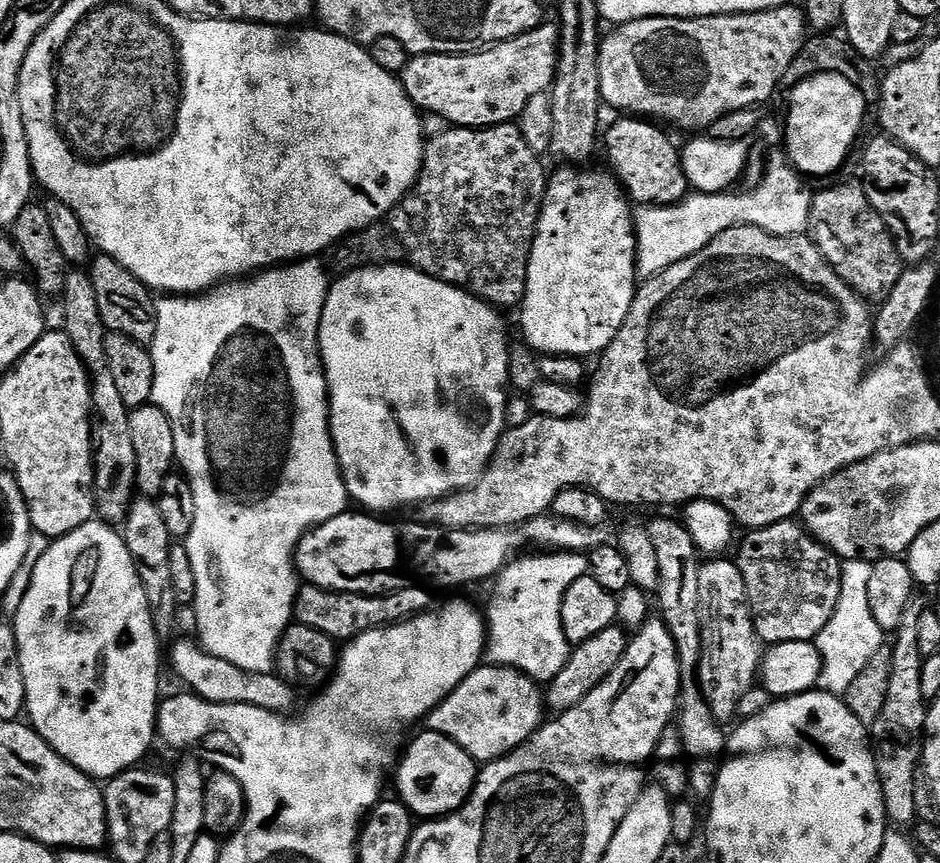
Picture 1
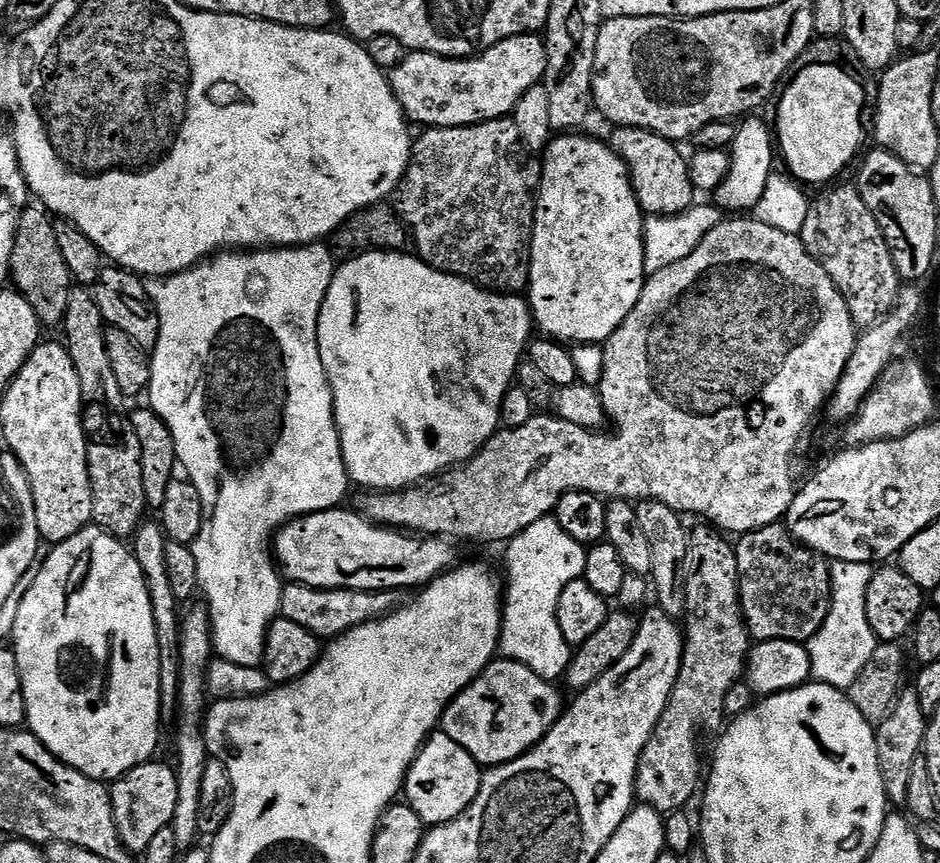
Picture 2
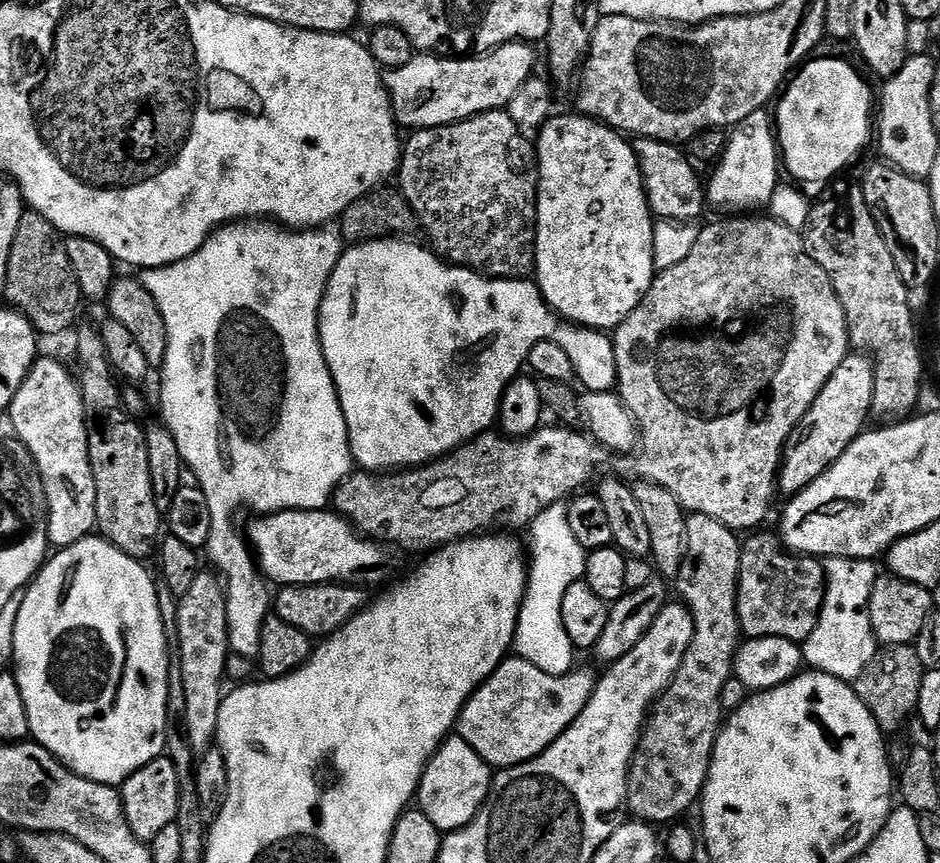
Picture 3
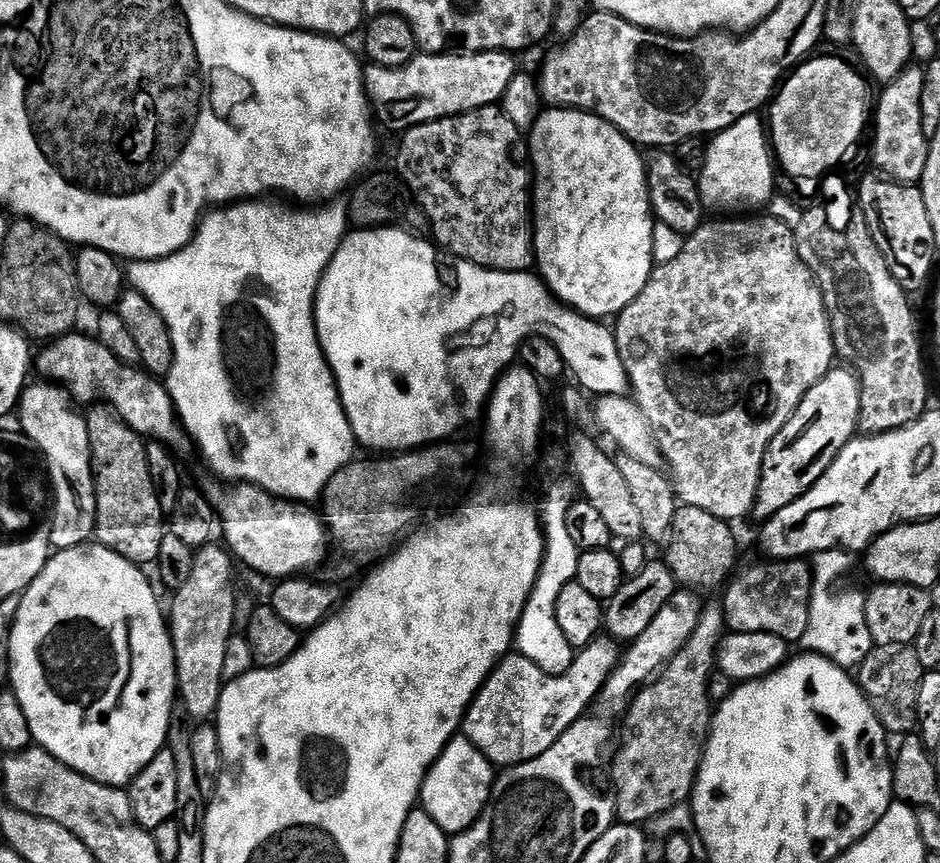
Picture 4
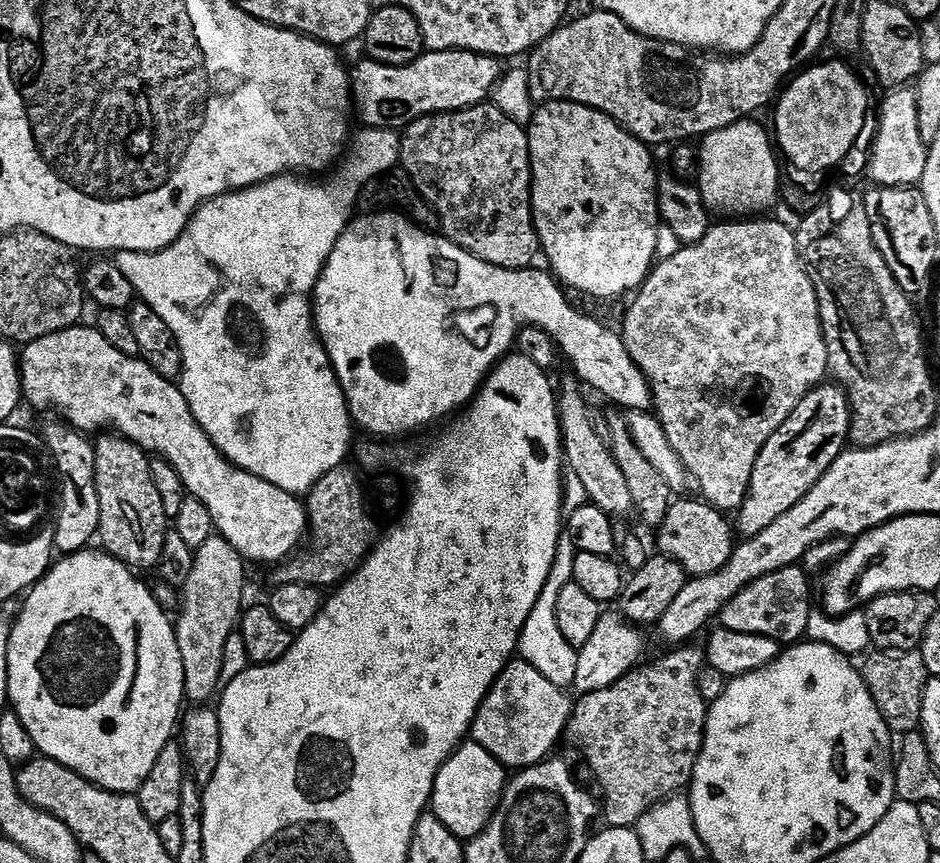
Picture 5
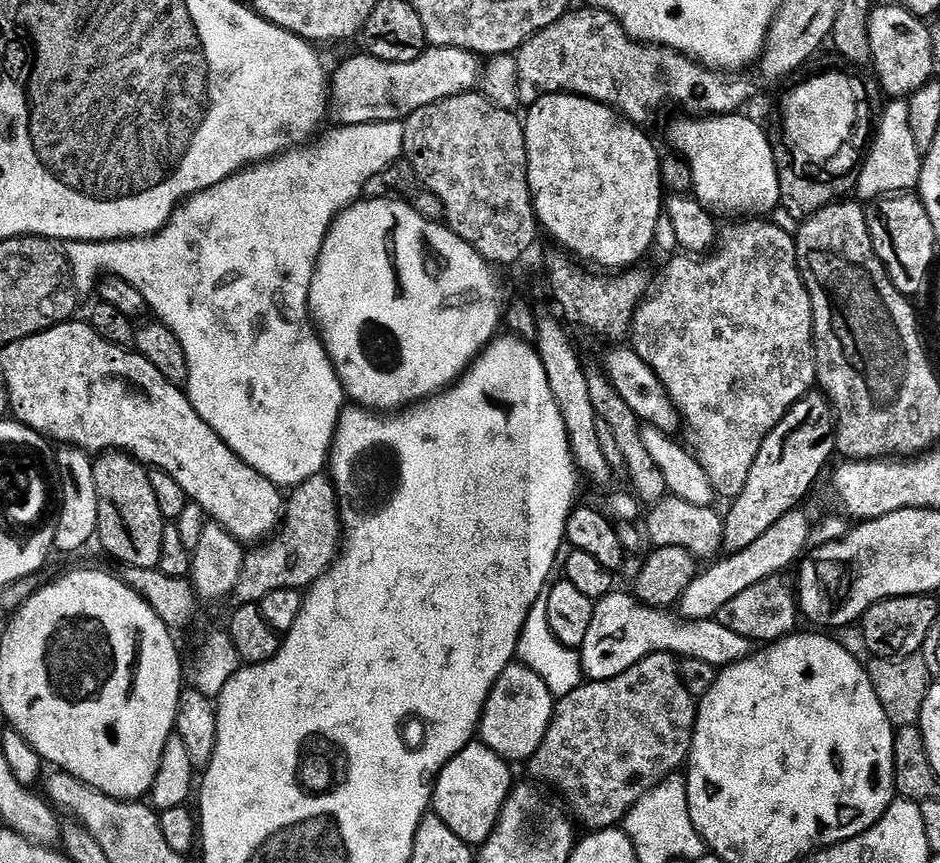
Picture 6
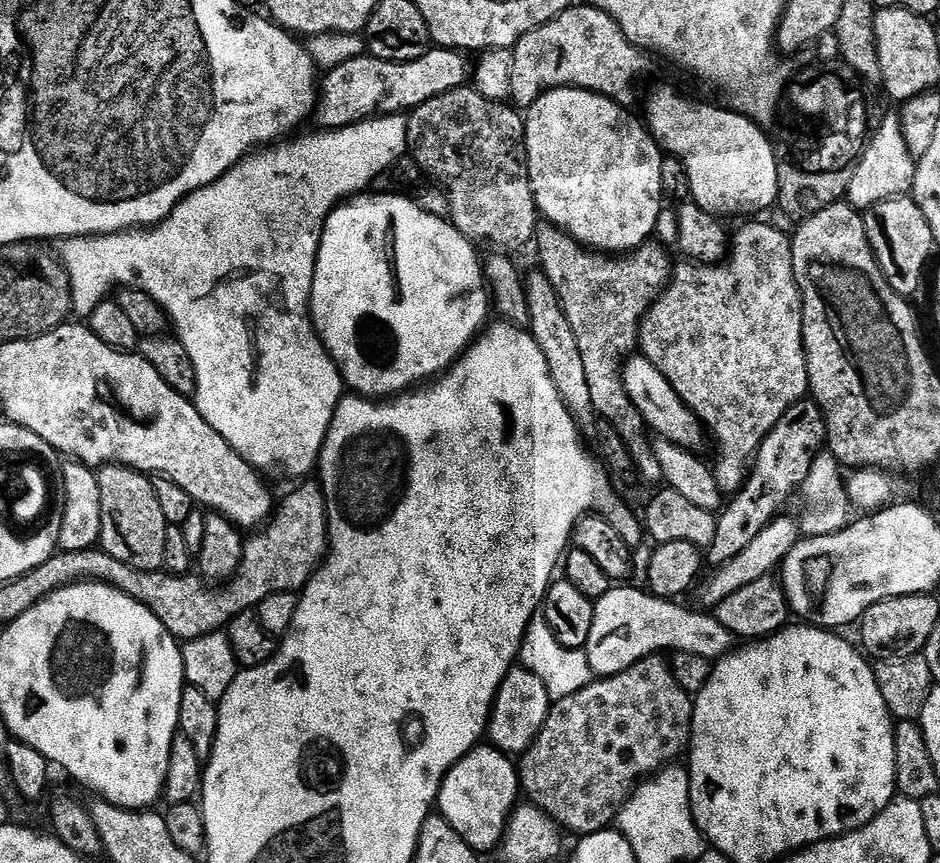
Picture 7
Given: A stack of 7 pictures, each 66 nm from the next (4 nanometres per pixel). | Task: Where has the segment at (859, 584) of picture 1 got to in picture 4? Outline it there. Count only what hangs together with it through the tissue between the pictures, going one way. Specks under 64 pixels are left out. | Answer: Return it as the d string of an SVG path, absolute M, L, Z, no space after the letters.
M842 550L816 552L815 555L811 557L812 588L810 619L807 622L806 633L800 641L800 646L803 647L801 648L803 651L811 655L824 656L840 668L849 670L857 669L875 647L873 639L870 636L870 628L866 625L866 594L858 590L848 590L842 596L836 596L835 594L836 587L839 586L842 578L851 572L856 564L856 560L857 557L853 553Z

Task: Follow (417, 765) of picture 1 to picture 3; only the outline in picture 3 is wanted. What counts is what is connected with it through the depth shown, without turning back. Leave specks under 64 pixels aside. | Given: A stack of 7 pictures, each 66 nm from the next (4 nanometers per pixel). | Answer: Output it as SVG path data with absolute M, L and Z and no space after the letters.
M449 735L424 767L420 785L416 788L415 803L441 834L456 832L466 827L484 805L493 775L493 769L462 737Z

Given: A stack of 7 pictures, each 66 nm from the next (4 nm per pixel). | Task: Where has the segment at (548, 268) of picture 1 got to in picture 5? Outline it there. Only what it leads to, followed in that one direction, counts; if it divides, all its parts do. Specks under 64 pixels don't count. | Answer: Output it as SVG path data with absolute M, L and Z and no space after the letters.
M550 100L541 103L532 113L532 120L526 126L530 158L532 159L532 217L536 223L536 233L540 235L542 256L548 259L547 267L553 276L565 289L573 288L592 300L616 300L619 296L635 293L640 285L648 279L649 272L654 267L656 260L656 243L658 242L658 228L660 207L658 206L658 171L652 161L653 149L643 144L636 136L632 136L620 123L590 106L575 104L569 100Z

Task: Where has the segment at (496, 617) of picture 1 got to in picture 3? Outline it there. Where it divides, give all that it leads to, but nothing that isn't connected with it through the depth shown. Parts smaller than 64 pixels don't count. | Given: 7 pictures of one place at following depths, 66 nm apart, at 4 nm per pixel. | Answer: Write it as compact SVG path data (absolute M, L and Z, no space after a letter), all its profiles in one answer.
M563 503L542 510L542 514L532 520L531 532L528 586L524 589L524 600L520 604L514 652L519 659L538 666L538 670L546 674L567 676L574 668L574 649L566 634L566 626L562 626L562 598L574 582L584 579L588 552L574 538L568 521L568 509Z

